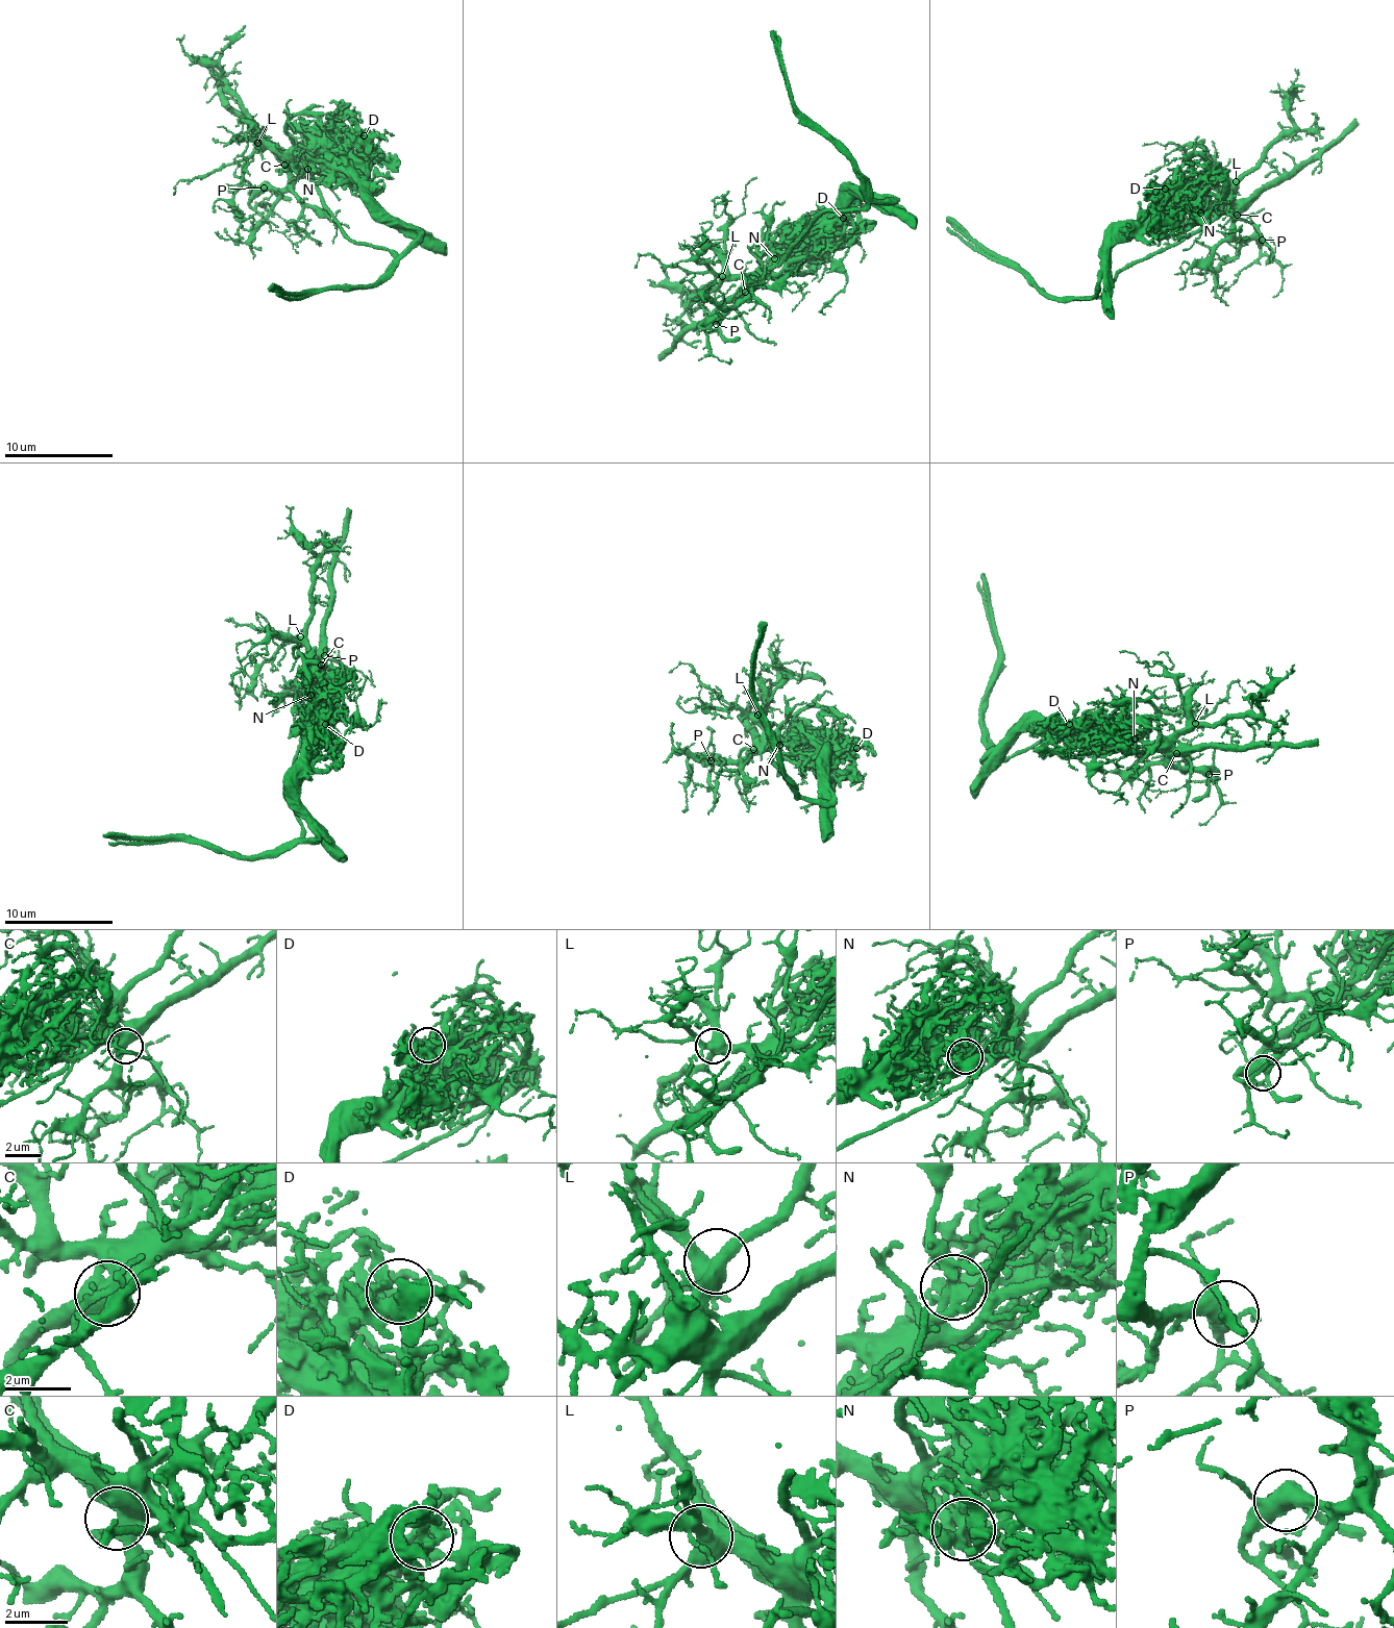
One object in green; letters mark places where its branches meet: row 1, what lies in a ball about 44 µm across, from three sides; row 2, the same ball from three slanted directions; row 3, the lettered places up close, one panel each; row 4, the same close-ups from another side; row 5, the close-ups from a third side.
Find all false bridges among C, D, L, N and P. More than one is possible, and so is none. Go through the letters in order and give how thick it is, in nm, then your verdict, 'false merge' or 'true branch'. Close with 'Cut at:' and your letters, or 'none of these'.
C: 500 nm thick; true branch
D: 340 nm thick; true branch
L: 550 nm thick; true branch
N: 340 nm thick; false merge
P: 440 nm thick; true branch
Cut at: N

